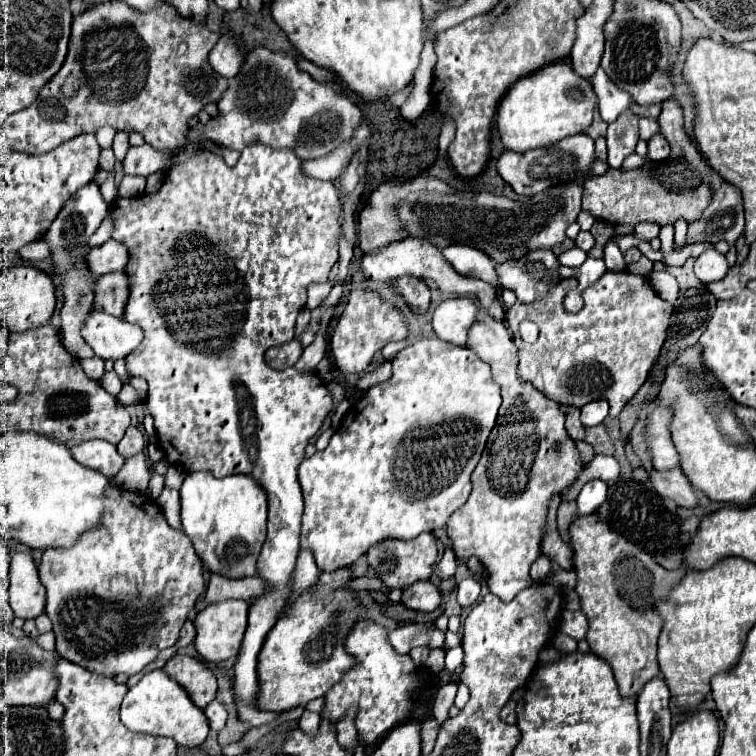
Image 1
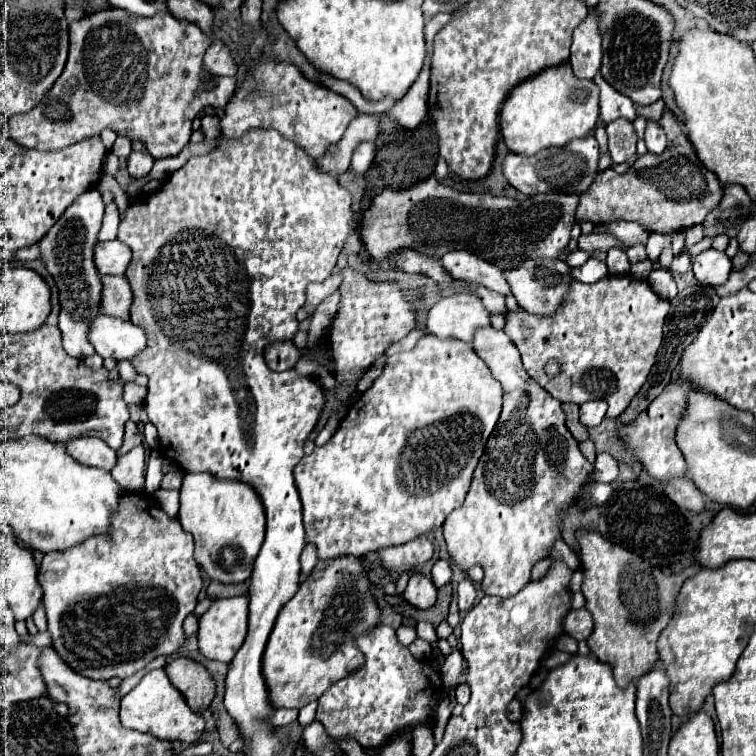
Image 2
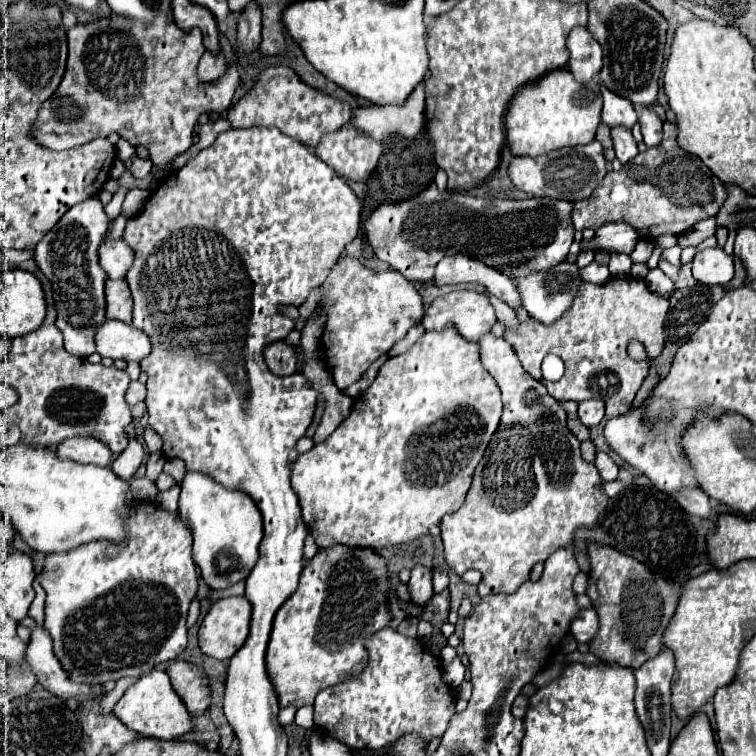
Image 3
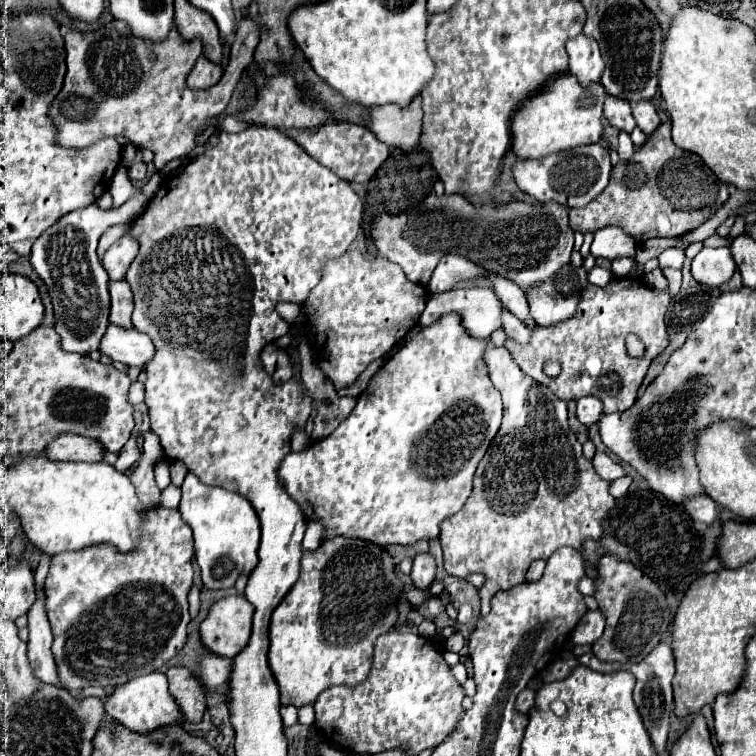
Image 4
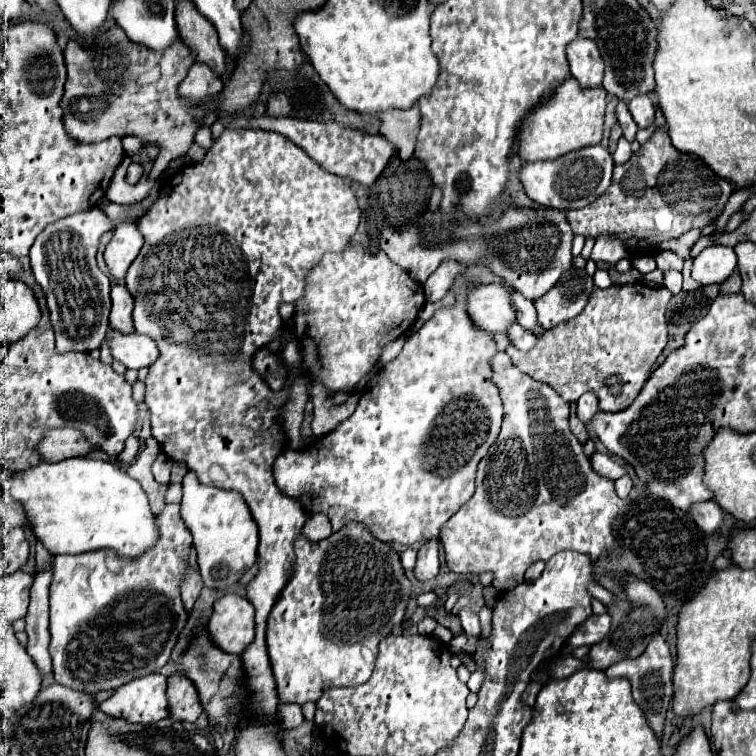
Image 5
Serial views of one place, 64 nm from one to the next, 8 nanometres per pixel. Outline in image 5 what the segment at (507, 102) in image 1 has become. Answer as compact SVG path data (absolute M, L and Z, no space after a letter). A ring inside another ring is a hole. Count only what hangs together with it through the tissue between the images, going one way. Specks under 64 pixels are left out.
M568 76L562 86L548 98L544 104L540 104L528 118L524 118L520 126L520 148L518 154L524 162L536 162L536 160L550 160L560 158L568 152L594 146L602 142L604 136L604 110L606 110L606 90L604 88L592 88L584 90L578 86L578 82Z

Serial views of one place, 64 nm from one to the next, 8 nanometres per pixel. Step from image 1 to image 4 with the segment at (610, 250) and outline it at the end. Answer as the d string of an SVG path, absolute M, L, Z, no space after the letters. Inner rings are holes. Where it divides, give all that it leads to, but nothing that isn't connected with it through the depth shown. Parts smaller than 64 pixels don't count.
M618 258L618 260L612 262L612 272L614 272L618 278L622 278L622 276L626 276L626 274L630 272L632 266L634 266L634 260L632 260L632 258Z

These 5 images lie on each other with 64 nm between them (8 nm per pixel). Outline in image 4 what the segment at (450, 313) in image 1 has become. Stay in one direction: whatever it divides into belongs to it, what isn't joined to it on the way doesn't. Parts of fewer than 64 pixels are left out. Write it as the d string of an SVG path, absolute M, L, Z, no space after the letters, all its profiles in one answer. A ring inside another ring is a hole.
M468 288L468 290L448 290L438 298L430 298L422 316L420 316L420 326L428 326L432 322L436 322L442 314L448 312L458 312L462 316L464 328L476 336L476 338L488 338L494 330L502 328L502 314L504 314L504 306L500 302L500 298L496 296L496 292L492 288Z

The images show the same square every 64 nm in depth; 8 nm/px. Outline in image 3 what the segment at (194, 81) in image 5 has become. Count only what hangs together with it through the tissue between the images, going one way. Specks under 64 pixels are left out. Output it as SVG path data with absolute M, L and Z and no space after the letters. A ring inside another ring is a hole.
M204 52L200 62L198 62L198 82L212 82L216 78L220 78L226 72L226 60L222 54L212 56L210 52Z

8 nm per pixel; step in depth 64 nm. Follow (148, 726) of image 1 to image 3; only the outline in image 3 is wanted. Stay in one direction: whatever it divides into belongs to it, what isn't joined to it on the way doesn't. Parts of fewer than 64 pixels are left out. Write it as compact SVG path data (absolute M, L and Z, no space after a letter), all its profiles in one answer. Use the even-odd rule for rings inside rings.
M162 668L152 670L150 674L144 674L138 682L134 682L124 696L116 702L112 708L112 714L130 730L142 734L142 736L154 736L154 738L178 738L190 732L192 728L192 716L188 714L186 706L178 698L178 694L172 690L168 674Z

